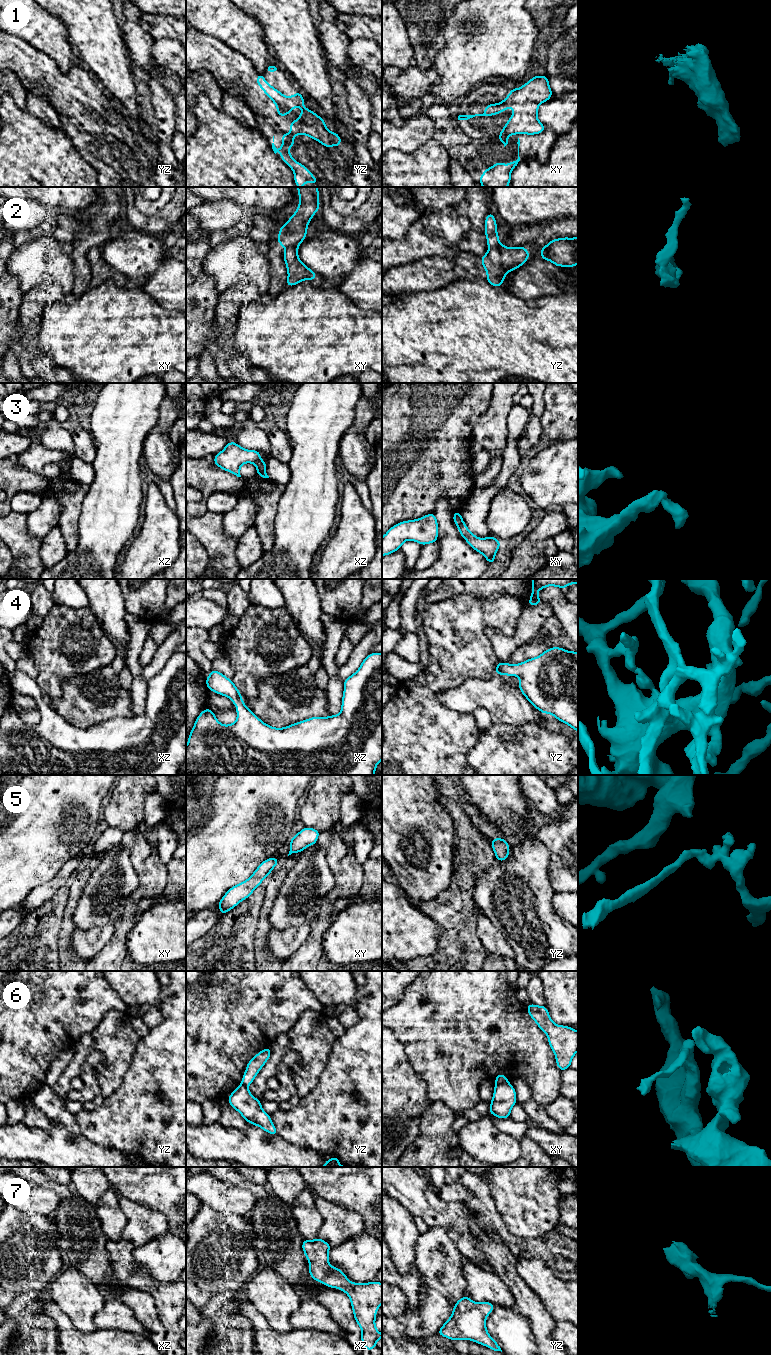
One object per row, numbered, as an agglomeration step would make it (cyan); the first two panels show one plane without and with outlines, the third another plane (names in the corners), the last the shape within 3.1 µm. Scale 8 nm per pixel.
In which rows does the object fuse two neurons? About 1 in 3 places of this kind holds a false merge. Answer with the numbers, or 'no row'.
1, 2, 3, 6

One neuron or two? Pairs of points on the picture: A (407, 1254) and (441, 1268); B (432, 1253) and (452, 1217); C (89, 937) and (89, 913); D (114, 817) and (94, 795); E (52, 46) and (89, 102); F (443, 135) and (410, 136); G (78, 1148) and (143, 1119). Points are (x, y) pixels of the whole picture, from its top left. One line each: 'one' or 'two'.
A: two
B: two
C: two
D: two
E: two
F: two
G: two

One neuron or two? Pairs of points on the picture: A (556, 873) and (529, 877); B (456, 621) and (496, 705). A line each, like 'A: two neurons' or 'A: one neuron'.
A: two neurons
B: two neurons

